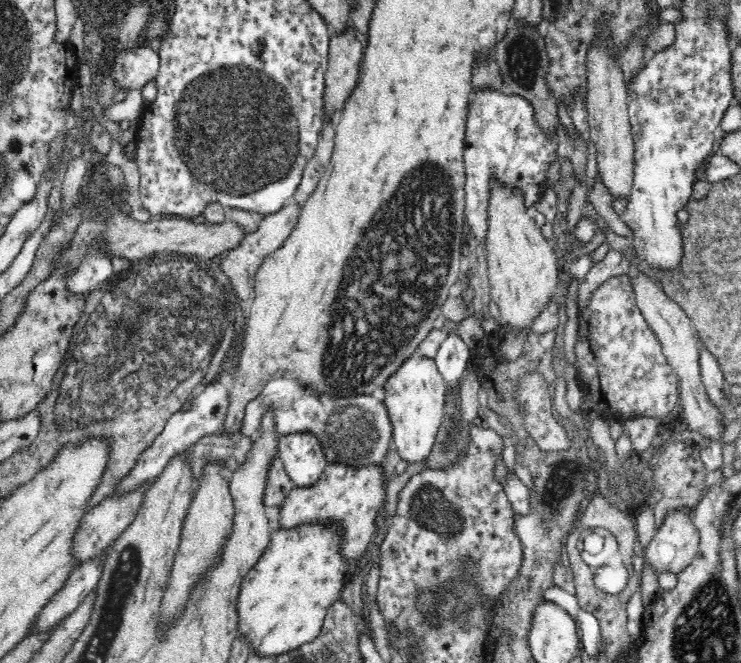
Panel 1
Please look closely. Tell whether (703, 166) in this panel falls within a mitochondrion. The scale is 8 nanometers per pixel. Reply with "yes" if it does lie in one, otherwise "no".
no

